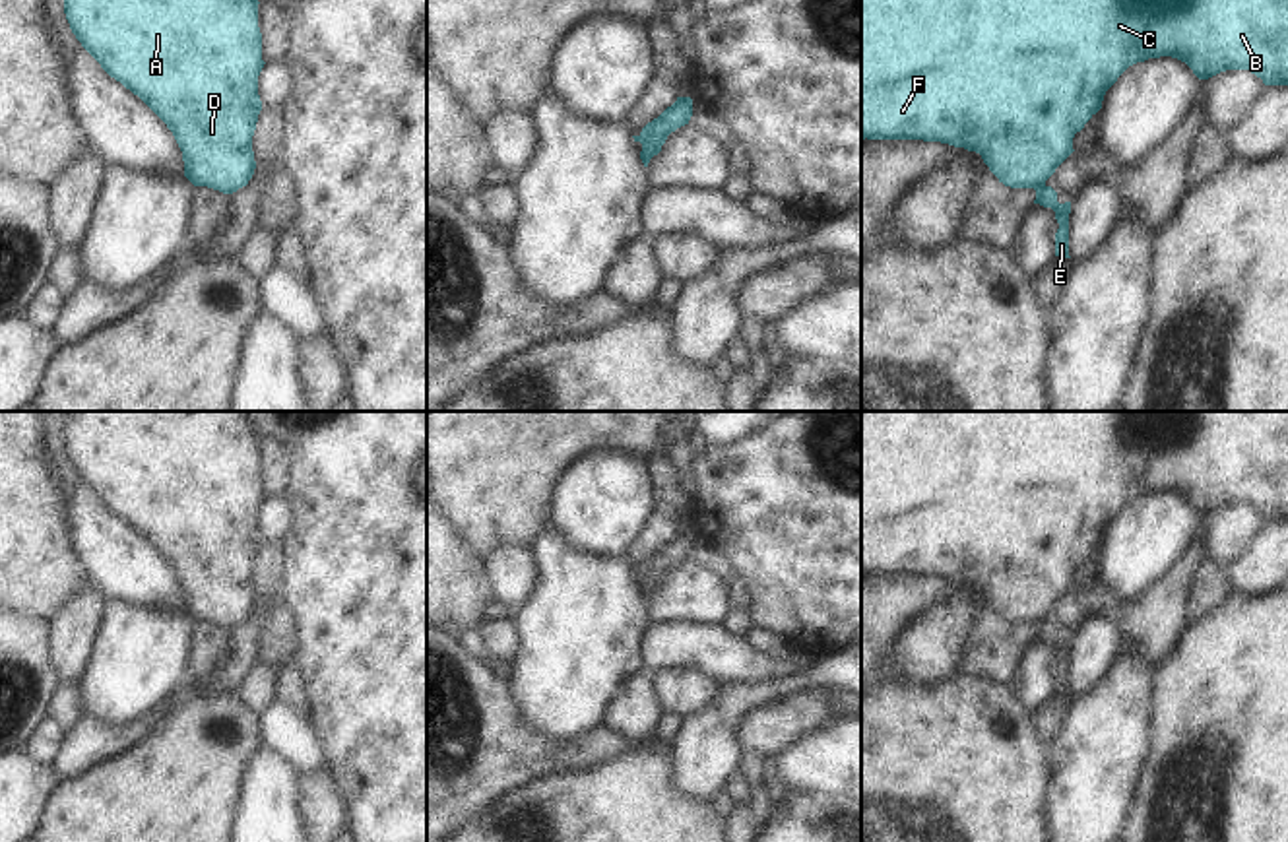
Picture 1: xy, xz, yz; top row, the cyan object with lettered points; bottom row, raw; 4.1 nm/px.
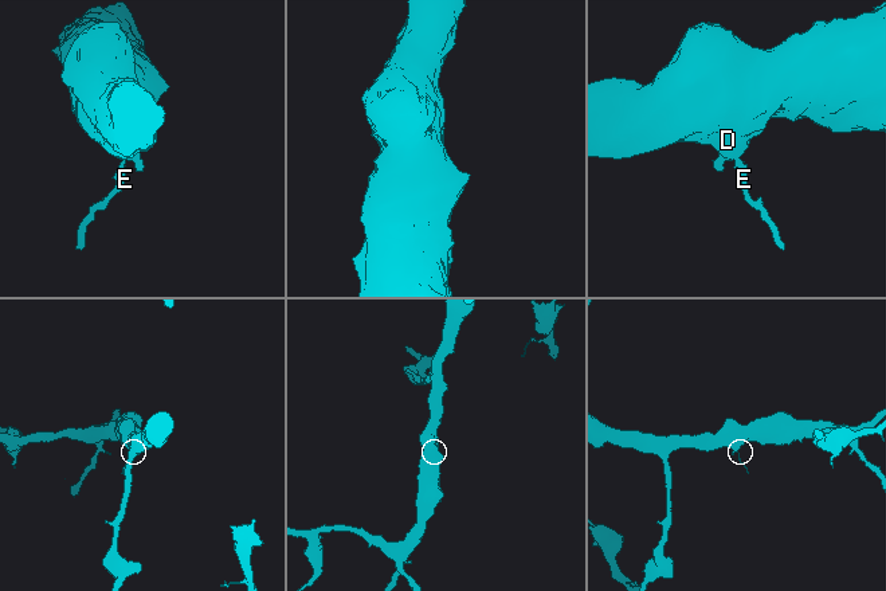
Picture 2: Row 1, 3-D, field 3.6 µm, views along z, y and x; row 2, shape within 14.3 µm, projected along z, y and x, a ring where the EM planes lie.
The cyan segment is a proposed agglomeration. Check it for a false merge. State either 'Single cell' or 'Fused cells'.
Fused cells.

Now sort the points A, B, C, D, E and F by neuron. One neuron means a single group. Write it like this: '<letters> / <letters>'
A B C D F / E

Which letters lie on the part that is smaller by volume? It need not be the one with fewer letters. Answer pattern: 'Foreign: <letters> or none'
Foreign: E.

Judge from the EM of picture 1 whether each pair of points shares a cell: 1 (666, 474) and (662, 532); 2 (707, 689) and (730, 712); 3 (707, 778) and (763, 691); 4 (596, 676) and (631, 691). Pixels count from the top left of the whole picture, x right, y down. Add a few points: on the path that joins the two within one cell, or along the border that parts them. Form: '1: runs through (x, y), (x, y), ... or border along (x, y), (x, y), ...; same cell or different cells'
1: runs through (666, 487), (664, 518); same cell
2: border along (722, 685), (712, 703), (683, 720); different cells
3: runs through (707, 755), (708, 738), (740, 705); same cell
4: border along (643, 668), (621, 681), (608, 703), (602, 724); different cells

